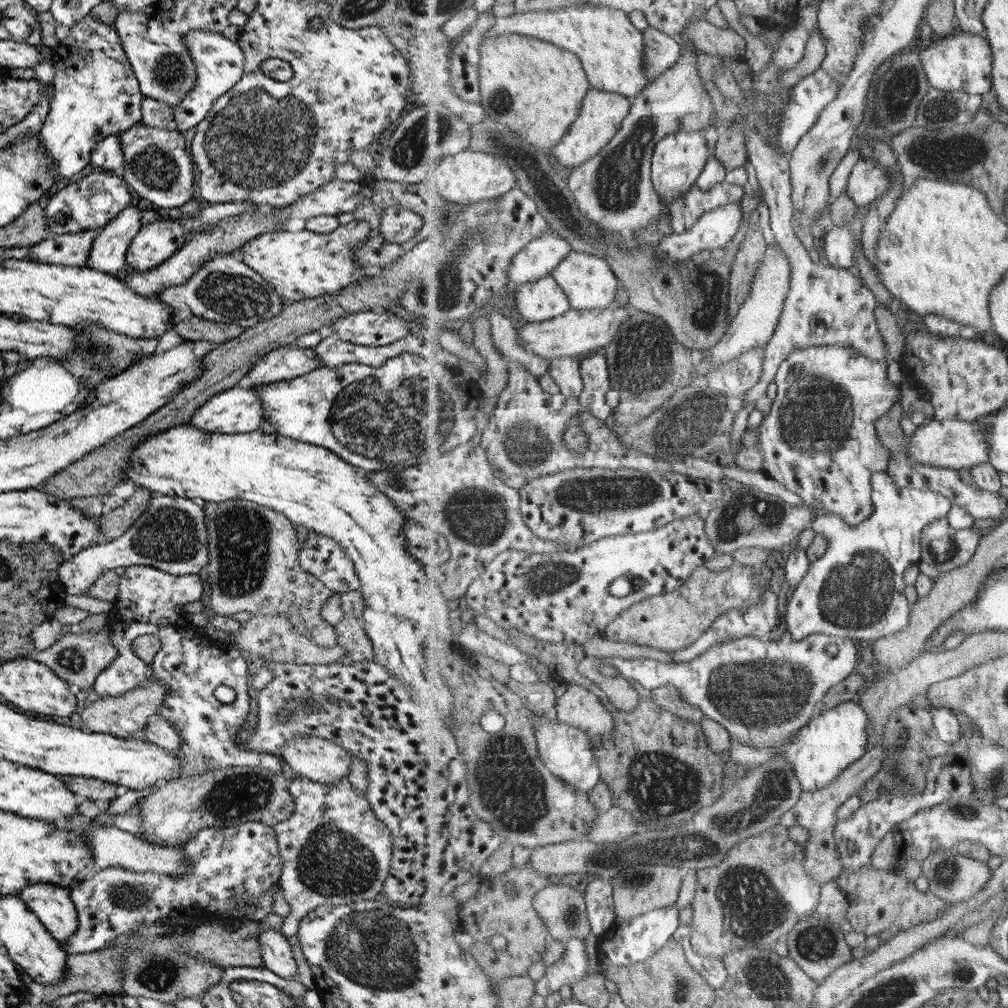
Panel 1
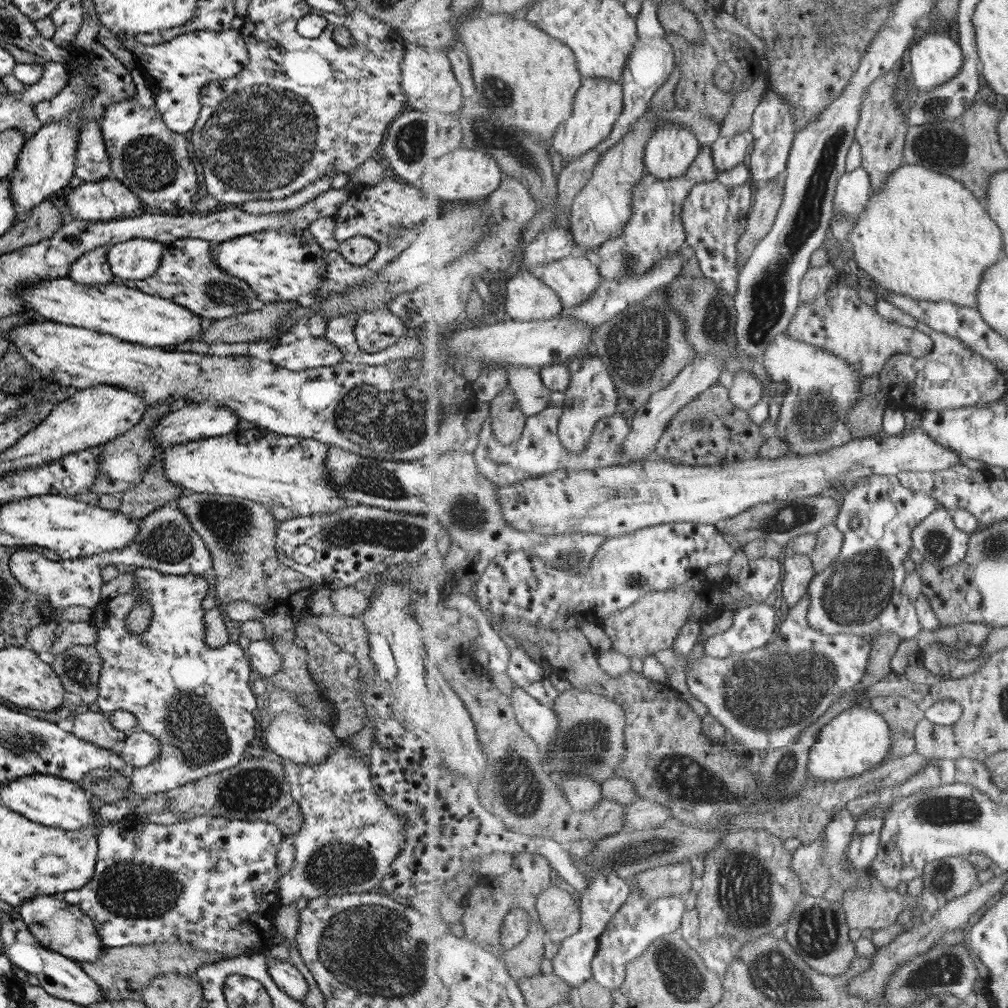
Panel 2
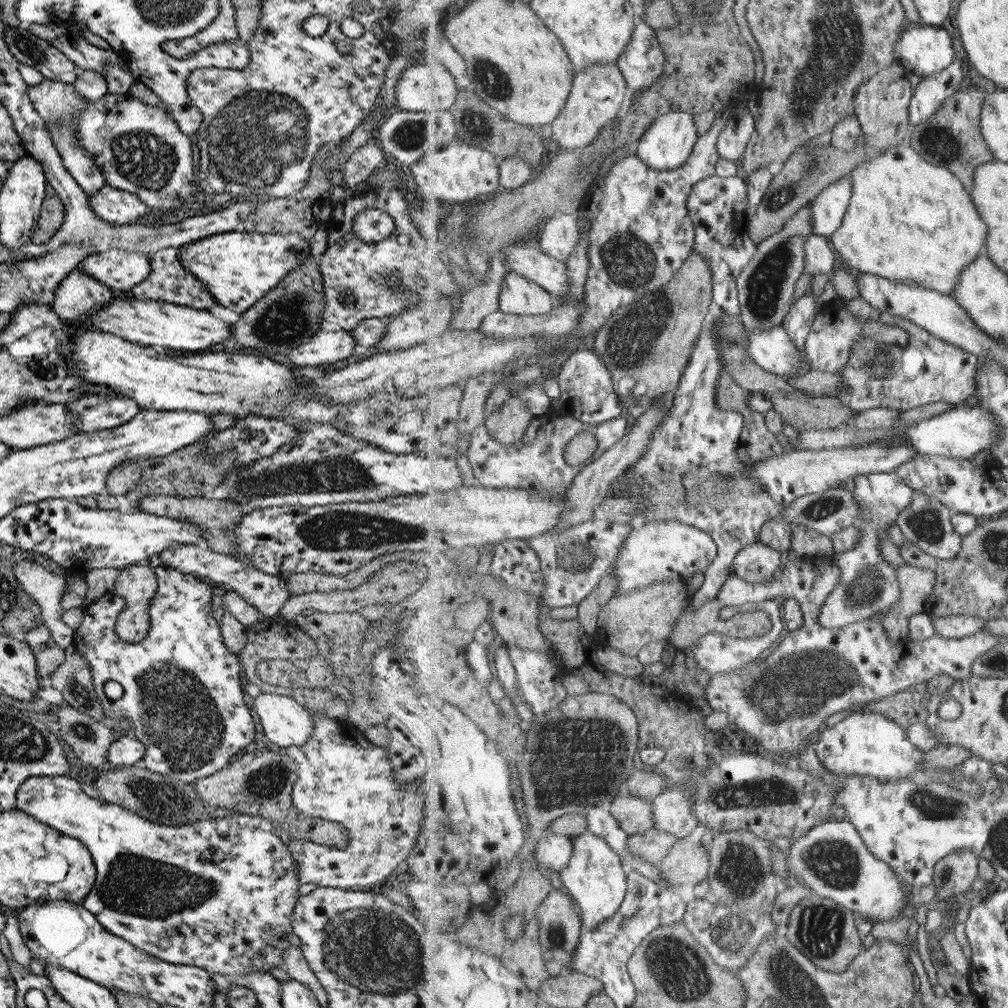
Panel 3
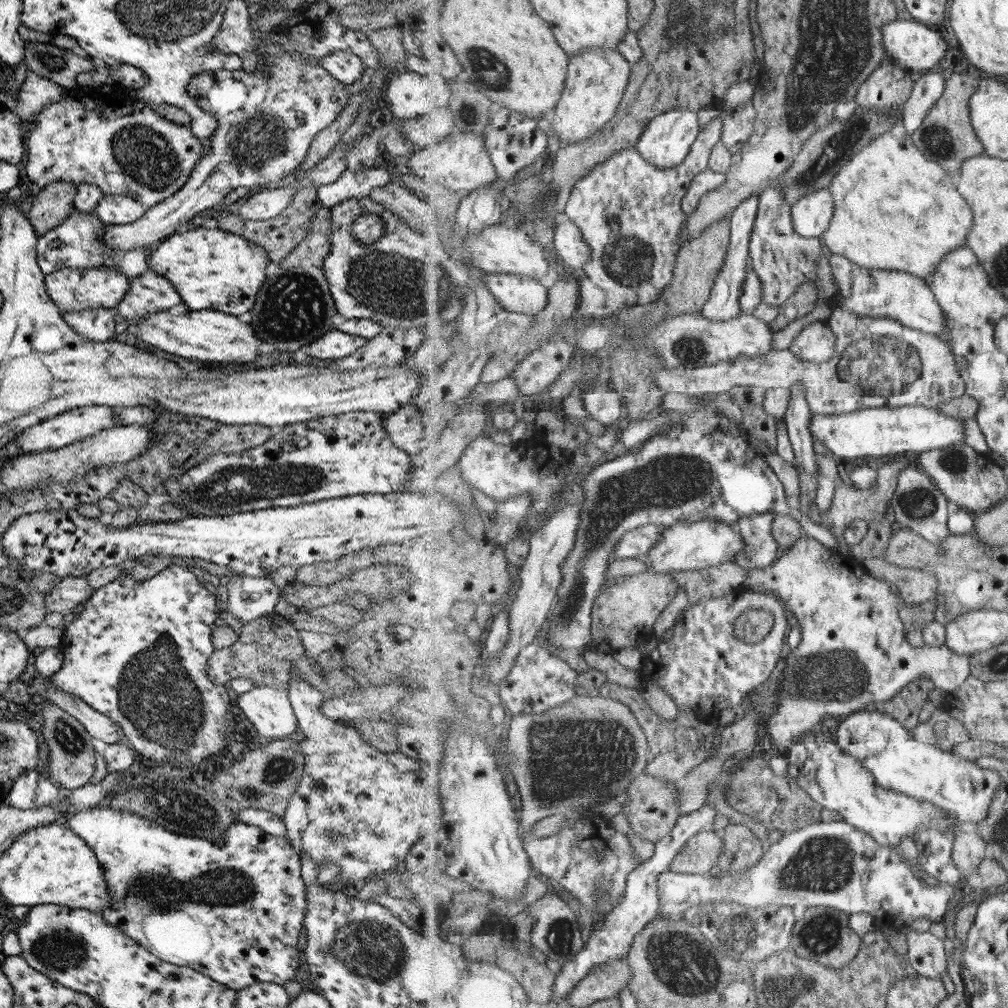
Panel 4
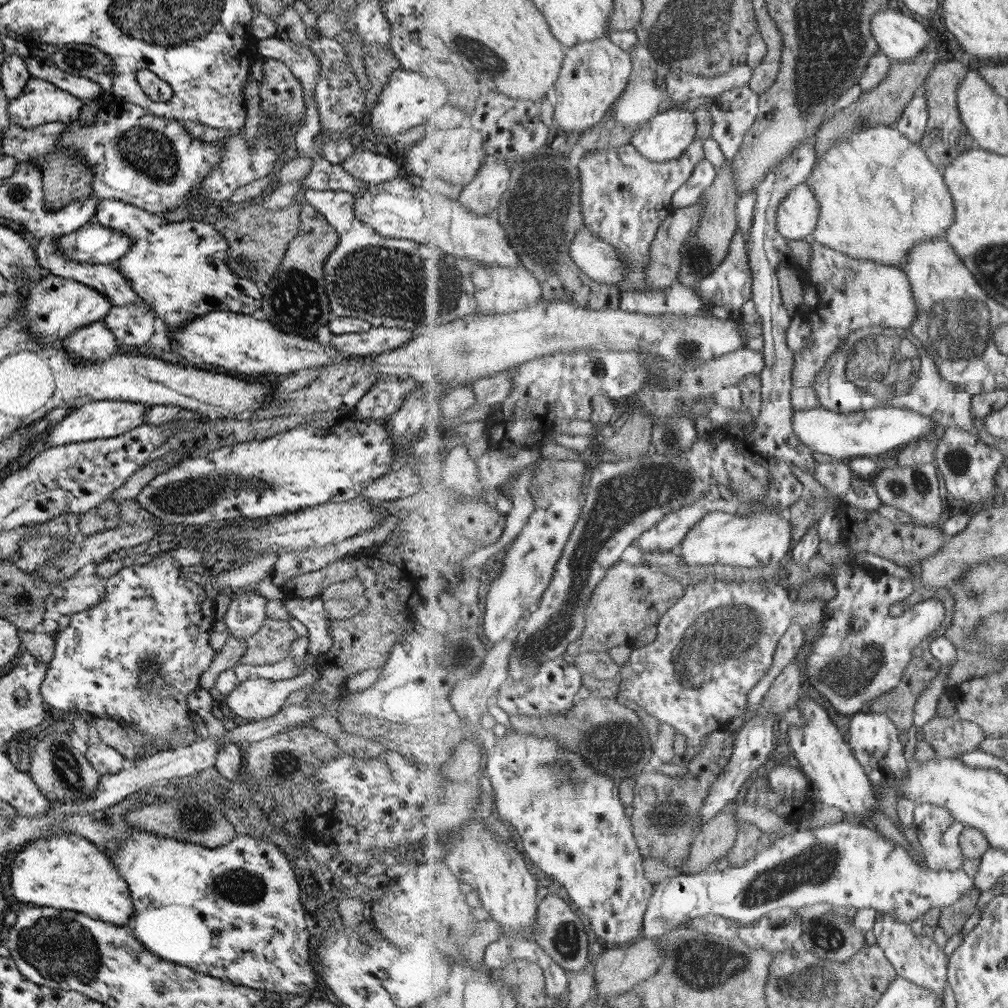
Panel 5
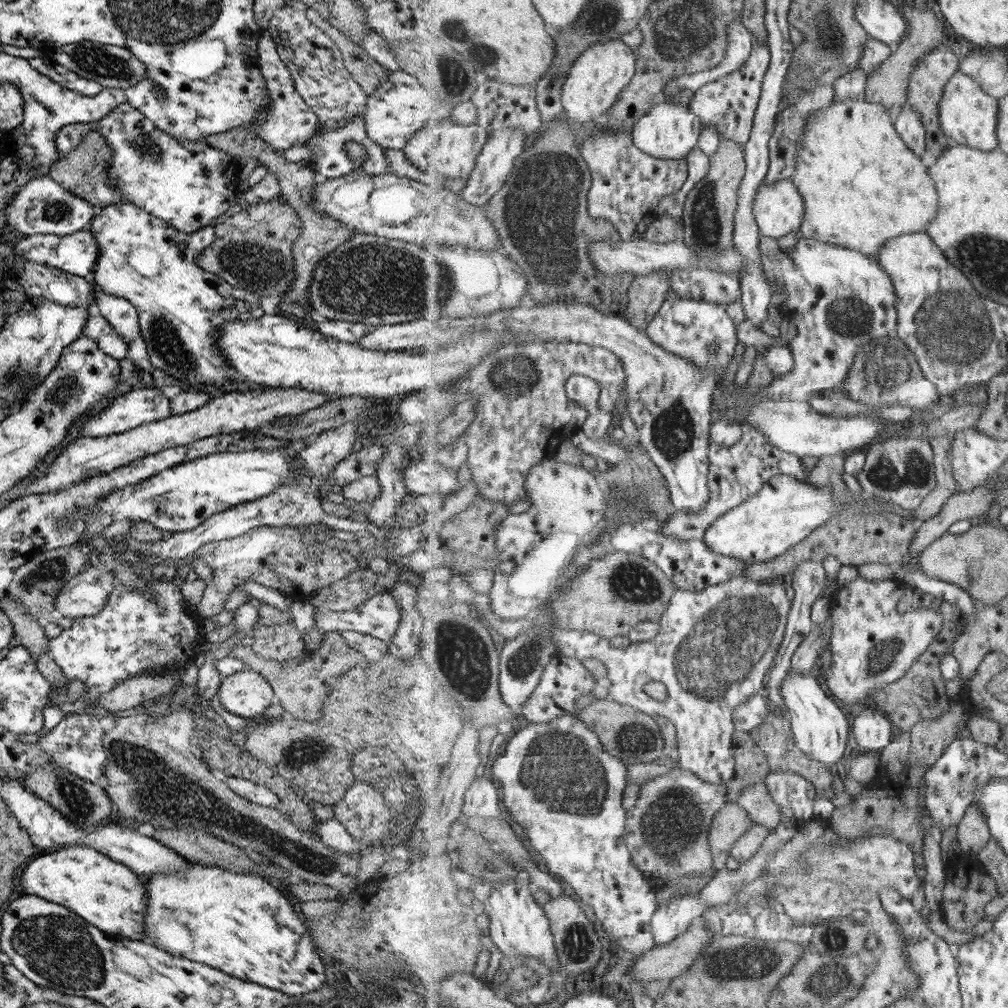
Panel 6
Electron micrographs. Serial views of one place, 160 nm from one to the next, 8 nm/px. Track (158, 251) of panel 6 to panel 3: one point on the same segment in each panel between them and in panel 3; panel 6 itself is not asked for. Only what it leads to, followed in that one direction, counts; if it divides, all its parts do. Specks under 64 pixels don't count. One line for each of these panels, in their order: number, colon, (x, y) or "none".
3: (236, 268)
4: (208, 268)
5: (179, 269)

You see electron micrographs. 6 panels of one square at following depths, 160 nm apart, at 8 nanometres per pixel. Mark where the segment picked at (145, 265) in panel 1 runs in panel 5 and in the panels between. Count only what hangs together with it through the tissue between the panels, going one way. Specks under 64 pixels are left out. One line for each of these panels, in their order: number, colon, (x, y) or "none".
2: (134, 259)
3: (119, 270)
4: (70, 289)
5: (56, 306)

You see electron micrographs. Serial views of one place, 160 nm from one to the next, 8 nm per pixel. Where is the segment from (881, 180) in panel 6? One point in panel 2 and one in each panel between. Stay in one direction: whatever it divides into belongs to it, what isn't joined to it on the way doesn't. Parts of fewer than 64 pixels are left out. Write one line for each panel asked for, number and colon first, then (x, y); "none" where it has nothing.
2: (927, 236)
3: (909, 220)
4: (895, 209)
5: (880, 195)

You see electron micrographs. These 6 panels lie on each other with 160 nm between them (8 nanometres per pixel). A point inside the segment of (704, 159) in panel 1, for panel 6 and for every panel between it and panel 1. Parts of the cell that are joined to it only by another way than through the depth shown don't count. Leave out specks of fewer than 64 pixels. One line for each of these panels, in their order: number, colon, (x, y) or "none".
2: (671, 151)
3: (669, 142)
4: (667, 141)
5: (666, 137)
6: (670, 131)

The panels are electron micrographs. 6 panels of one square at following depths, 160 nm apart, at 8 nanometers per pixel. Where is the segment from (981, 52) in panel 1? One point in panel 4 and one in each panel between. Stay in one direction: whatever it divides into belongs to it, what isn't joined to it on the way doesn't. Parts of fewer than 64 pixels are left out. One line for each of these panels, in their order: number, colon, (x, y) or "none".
2: (935, 59)
3: (925, 49)
4: (912, 45)

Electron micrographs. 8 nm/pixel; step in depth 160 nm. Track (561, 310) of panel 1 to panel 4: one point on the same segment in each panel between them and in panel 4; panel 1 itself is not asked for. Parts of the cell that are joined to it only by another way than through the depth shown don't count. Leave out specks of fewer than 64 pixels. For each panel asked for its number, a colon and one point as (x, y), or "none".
2: (528, 299)
3: (521, 296)
4: (515, 293)

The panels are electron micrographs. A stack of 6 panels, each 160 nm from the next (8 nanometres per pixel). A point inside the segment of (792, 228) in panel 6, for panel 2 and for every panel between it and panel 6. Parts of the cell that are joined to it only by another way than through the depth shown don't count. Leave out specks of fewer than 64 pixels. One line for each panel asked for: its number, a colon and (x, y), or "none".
2: (854, 191)
3: (830, 208)
4: (812, 215)
5: (798, 215)

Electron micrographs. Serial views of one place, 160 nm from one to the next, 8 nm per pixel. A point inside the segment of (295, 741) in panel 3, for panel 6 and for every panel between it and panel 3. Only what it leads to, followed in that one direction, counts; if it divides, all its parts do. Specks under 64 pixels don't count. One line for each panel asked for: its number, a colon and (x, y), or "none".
4: (268, 709)
5: (255, 699)
6: (245, 694)

